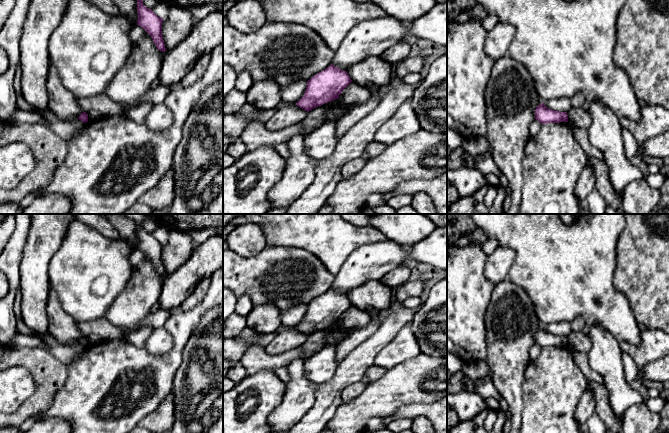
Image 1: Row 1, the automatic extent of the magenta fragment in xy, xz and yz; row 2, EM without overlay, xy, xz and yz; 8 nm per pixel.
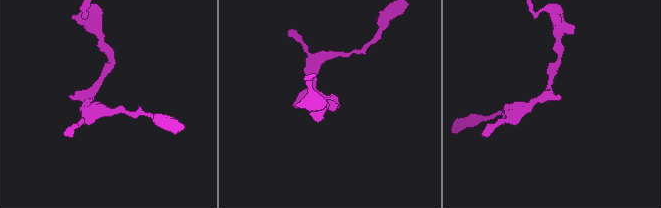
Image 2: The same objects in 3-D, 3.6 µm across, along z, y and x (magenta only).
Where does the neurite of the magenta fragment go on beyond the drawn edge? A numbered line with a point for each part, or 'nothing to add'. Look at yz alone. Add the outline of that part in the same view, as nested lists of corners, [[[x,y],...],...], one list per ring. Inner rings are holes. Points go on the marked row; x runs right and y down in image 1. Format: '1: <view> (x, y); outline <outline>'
nothing to add

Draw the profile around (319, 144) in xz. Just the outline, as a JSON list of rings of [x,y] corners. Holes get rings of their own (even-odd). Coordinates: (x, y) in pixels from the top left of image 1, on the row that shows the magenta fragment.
[[[326,121],[313,132],[304,135],[304,150],[309,157],[319,161],[332,155],[337,142],[335,123]]]

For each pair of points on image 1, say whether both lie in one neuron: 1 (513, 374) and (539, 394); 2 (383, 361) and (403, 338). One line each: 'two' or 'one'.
1: two
2: one

